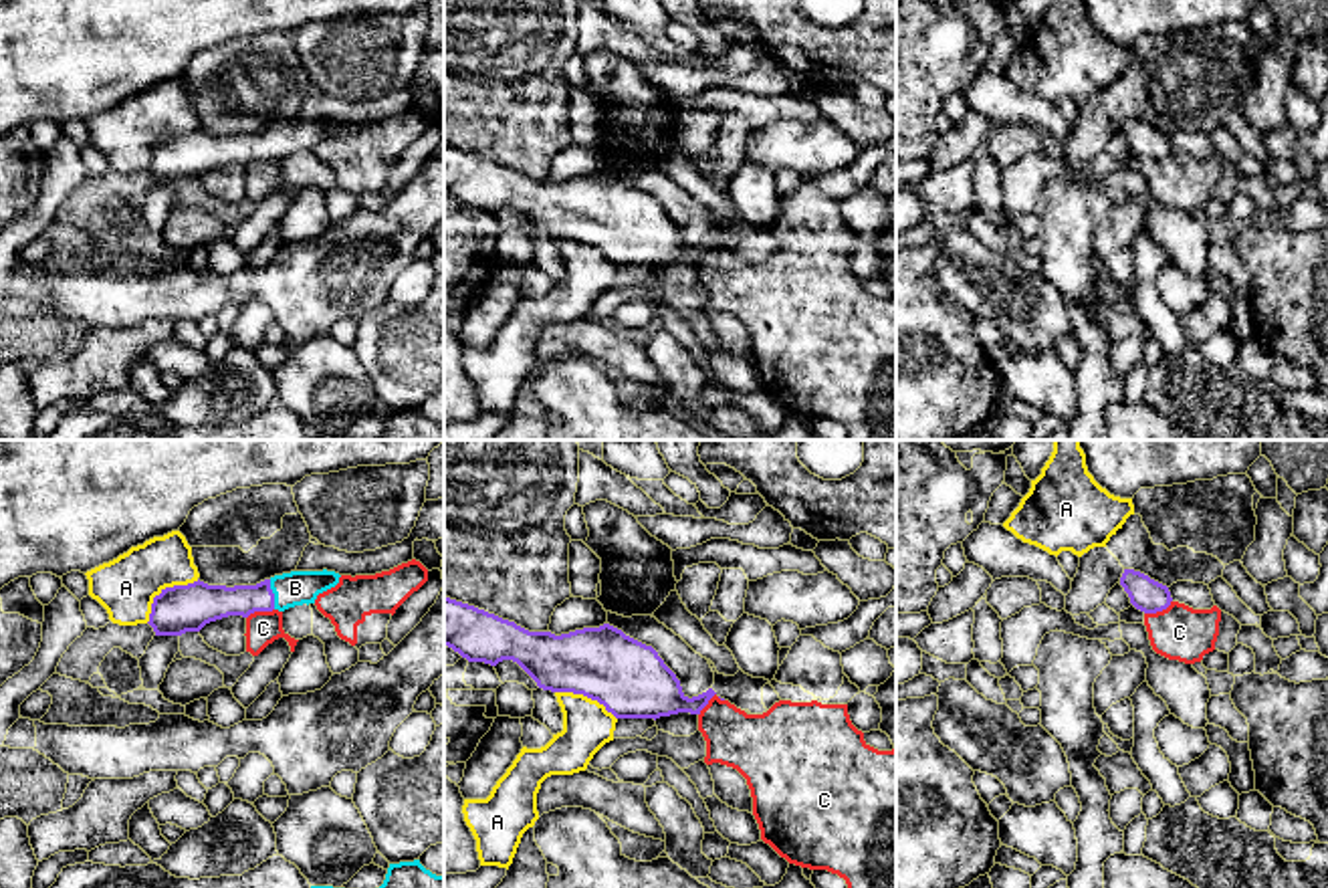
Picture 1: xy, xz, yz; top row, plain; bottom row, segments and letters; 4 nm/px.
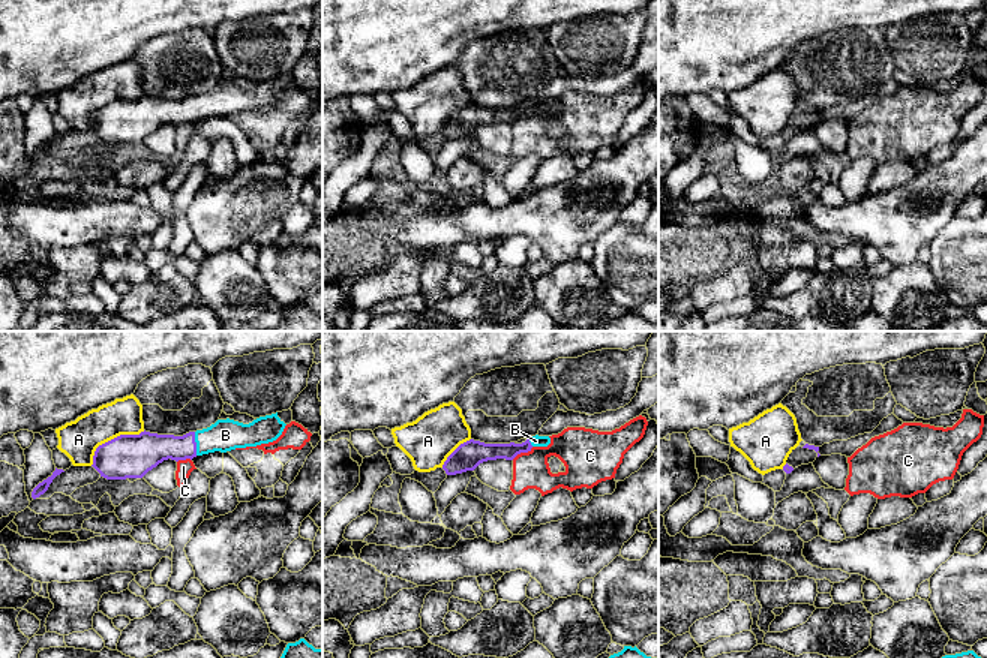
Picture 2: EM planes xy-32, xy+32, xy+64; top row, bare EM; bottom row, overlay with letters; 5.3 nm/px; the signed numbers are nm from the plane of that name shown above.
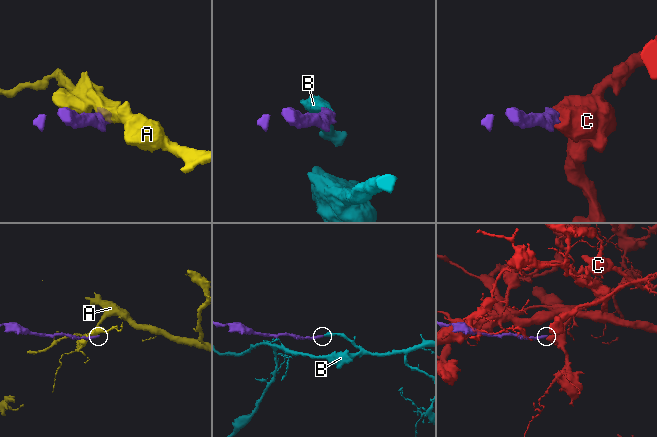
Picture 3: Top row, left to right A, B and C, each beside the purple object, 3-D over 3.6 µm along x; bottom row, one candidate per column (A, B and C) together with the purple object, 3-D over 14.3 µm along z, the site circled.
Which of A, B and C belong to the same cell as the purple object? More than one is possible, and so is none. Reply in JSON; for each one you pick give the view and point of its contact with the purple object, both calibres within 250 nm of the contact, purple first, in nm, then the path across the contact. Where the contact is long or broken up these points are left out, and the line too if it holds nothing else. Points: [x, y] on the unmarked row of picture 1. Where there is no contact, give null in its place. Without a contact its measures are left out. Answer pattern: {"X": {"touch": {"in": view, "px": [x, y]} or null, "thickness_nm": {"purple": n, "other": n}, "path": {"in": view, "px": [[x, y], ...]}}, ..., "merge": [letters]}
{"B": {"touch": {"in": "xy", "px": [273, 142]}, "thickness_nm": {"purple": 140, "other": 140}, "path": {"in": "xy", "px": [[212, 150], [273, 142], [295, 136]]}}, "merge": ["B"]}

